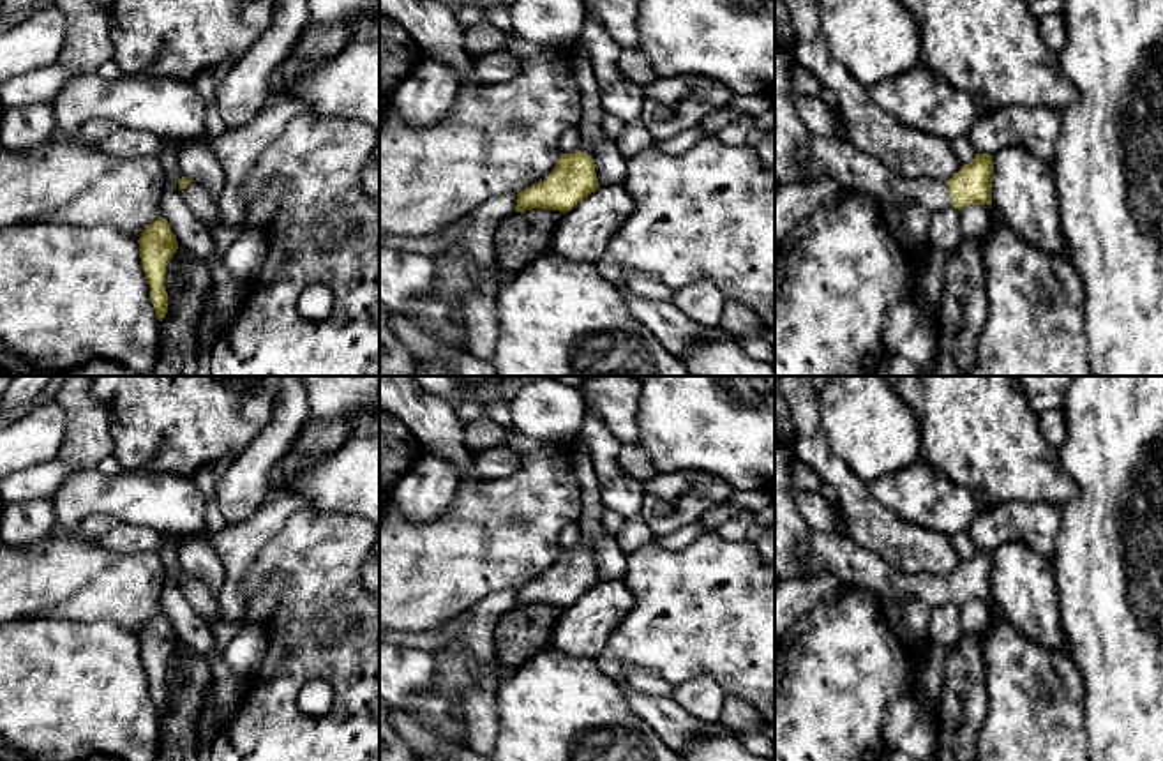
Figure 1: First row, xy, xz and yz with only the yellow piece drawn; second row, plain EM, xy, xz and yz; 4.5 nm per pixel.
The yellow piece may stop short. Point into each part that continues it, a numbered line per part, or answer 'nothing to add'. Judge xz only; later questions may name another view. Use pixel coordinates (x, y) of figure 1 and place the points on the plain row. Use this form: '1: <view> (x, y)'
1: xz (590, 521)

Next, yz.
1: yz (840, 555)

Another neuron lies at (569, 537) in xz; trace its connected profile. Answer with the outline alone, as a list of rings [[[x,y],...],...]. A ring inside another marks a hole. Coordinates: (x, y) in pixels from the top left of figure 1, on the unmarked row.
[[[579,523],[566,524],[558,537],[558,544],[561,549],[574,549],[581,544],[581,528]]]

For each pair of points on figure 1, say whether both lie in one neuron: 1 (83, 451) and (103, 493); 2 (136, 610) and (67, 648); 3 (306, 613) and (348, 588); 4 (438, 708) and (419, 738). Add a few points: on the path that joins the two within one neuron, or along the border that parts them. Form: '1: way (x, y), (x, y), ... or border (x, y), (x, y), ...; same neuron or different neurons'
1: border (96, 467), (76, 470), (69, 475); different neurons
2: border (73, 620), (115, 620), (136, 636); different neurons
3: way (316, 613), (337, 595); same neuron
4: border (399, 708), (445, 742); different neurons

